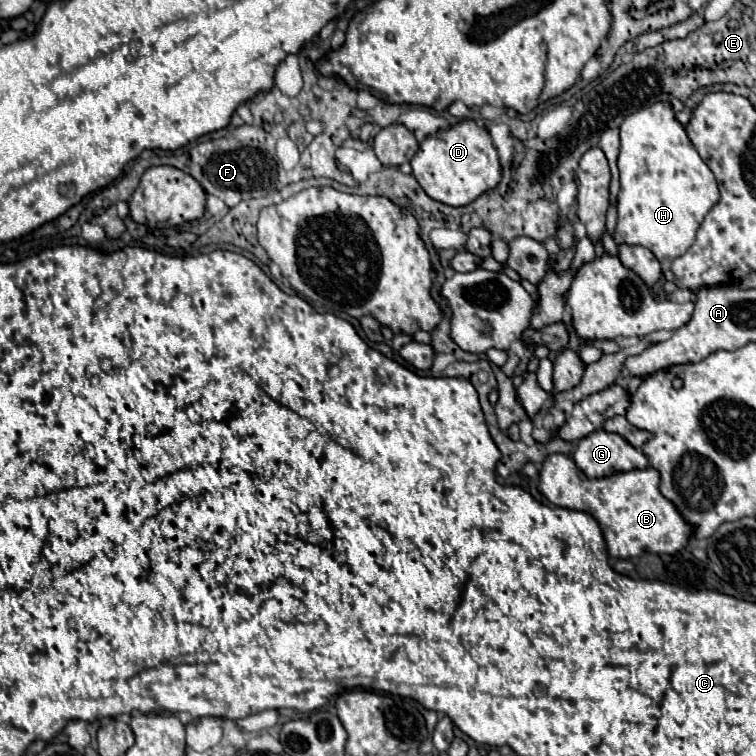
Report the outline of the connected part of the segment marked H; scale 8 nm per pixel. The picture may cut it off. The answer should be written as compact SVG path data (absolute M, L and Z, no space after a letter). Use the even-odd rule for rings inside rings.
M669 101L655 103L647 109L627 115L619 127L621 131L621 151L619 151L619 175L621 189L617 195L617 245L641 245L649 249L661 263L683 255L699 229L707 211L717 203L719 189L711 169L699 157L695 145L687 137L685 127L675 119L675 111Z

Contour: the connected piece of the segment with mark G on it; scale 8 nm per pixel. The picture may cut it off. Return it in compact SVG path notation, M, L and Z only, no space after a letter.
M605 429L583 437L575 447L573 461L589 479L649 467L647 457L639 449Z

